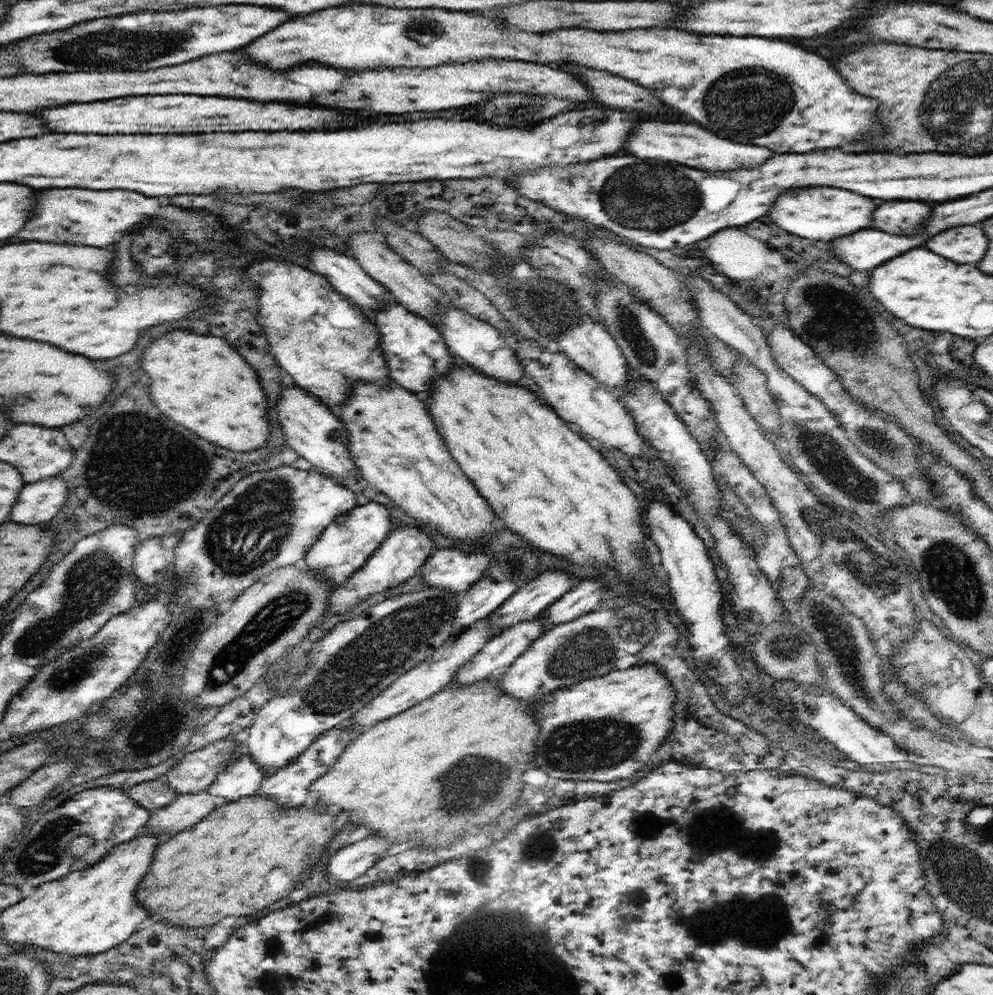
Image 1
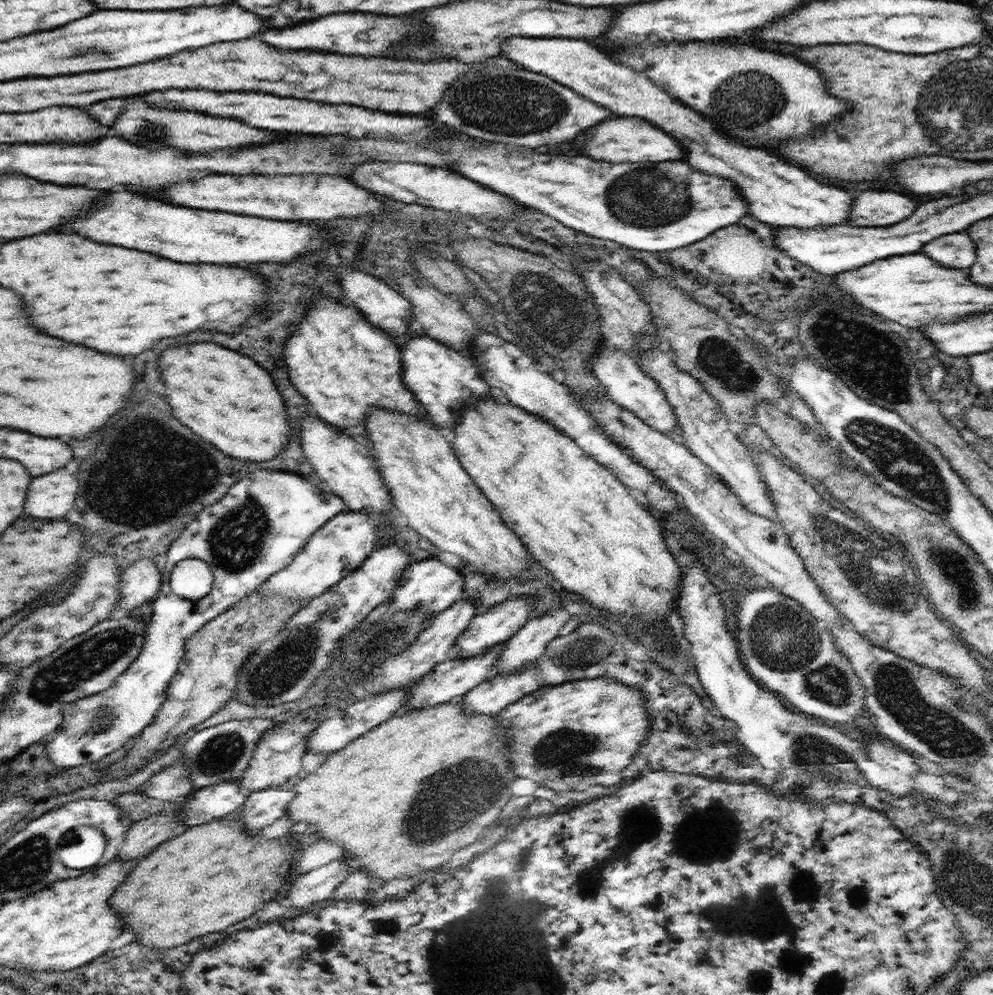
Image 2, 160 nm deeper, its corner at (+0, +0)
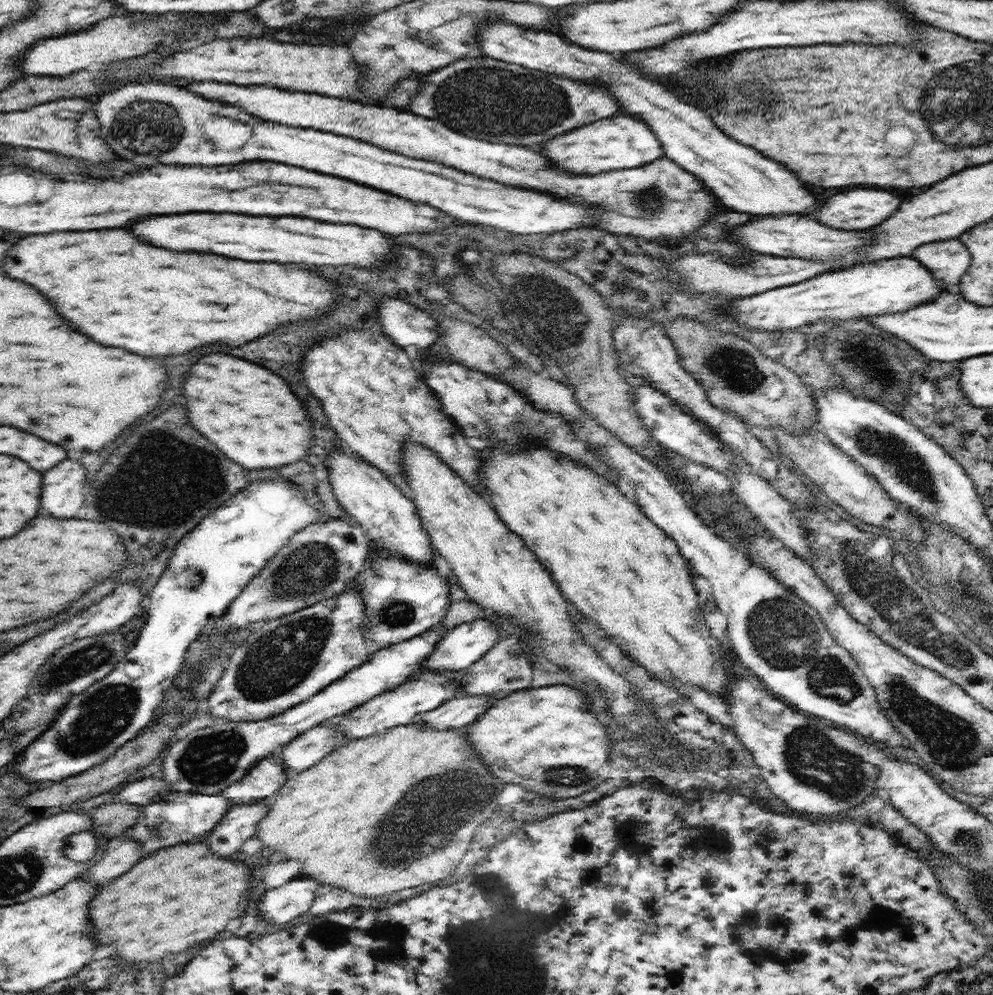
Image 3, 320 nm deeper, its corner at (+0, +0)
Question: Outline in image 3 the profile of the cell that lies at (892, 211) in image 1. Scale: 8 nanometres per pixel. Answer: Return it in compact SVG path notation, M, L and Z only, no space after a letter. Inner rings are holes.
M848 190L842 194L836 194L832 198L828 198L822 208L814 214L814 218L830 228L838 228L838 230L866 230L872 228L880 222L884 222L896 208L900 206L900 198L890 194L890 192L882 192L882 190Z

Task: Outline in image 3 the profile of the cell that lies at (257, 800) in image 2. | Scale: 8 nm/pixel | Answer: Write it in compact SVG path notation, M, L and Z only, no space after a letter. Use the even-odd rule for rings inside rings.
M271 800L256 804L230 805L226 814L210 832L206 842L218 856L232 856L240 846L257 834L257 822L264 818Z

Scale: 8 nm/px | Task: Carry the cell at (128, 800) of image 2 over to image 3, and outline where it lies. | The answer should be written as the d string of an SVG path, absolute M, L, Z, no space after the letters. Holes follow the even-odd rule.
M126 801L105 803L96 808L92 814L93 830L102 841L114 839L128 830L140 816L142 806Z

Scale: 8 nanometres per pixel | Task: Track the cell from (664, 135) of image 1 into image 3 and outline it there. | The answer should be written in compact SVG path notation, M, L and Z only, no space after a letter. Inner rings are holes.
M612 116L594 124L586 124L574 132L566 132L556 140L546 142L544 150L546 150L546 158L556 168L578 174L598 174L606 170L636 168L664 156L662 146L656 140L654 132L650 132L650 128L644 122L634 120L630 116Z

